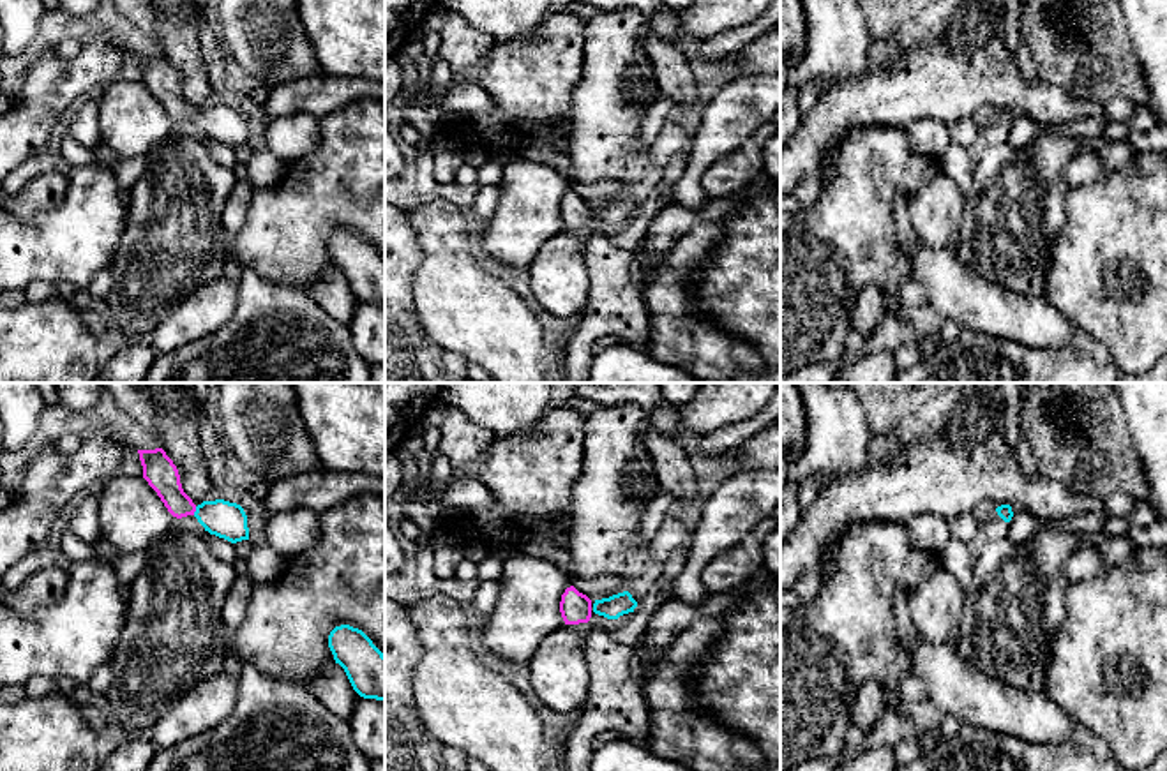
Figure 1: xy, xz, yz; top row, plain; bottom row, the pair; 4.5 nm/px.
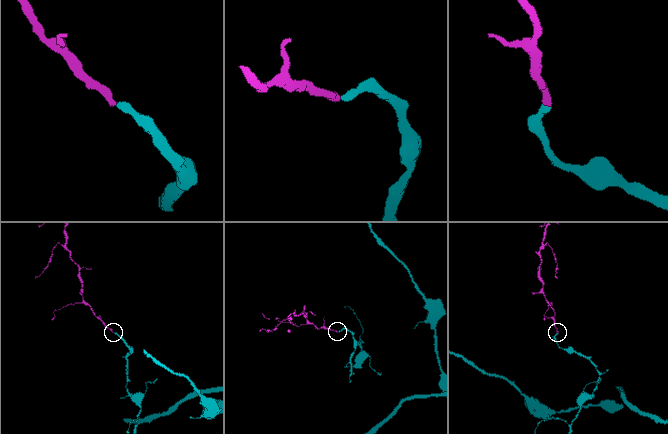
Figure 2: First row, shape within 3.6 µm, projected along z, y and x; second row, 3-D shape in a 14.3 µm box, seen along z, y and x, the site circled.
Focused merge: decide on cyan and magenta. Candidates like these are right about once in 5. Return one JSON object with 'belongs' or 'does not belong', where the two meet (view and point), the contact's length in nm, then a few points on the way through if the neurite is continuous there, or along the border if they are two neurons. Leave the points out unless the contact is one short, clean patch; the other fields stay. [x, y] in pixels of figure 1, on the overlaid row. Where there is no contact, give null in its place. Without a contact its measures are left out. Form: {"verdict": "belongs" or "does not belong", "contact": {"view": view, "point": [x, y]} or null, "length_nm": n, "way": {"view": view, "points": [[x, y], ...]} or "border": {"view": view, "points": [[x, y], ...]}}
{"verdict": "belongs", "contact": {"view": "xy", "point": [196, 510]}, "length_nm": 40, "way": {"view": "xy", "points": [[219, 517], [196, 510], [168, 487], [159, 471]]}}

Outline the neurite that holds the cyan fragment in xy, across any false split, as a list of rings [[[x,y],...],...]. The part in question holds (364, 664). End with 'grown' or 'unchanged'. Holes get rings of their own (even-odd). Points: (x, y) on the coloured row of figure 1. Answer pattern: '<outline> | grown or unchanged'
[[[335,626],[328,647],[360,697],[385,700],[385,655],[362,630]]] | unchanged

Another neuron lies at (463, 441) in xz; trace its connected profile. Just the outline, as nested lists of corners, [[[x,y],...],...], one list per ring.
[[[450,408],[440,425],[440,452],[450,460],[456,475],[470,471],[494,443],[496,436],[473,423],[461,409]]]

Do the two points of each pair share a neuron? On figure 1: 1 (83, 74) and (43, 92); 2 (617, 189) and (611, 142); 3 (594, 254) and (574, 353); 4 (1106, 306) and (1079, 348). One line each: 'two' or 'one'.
1: one
2: two
3: one
4: two

